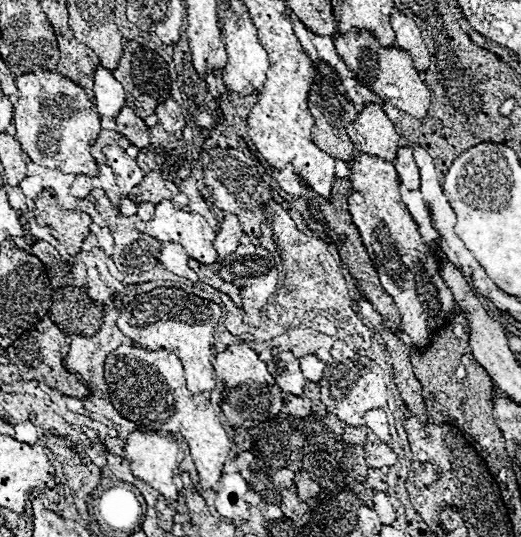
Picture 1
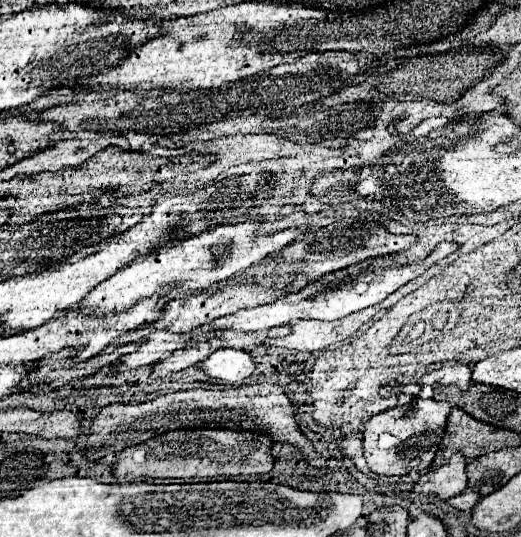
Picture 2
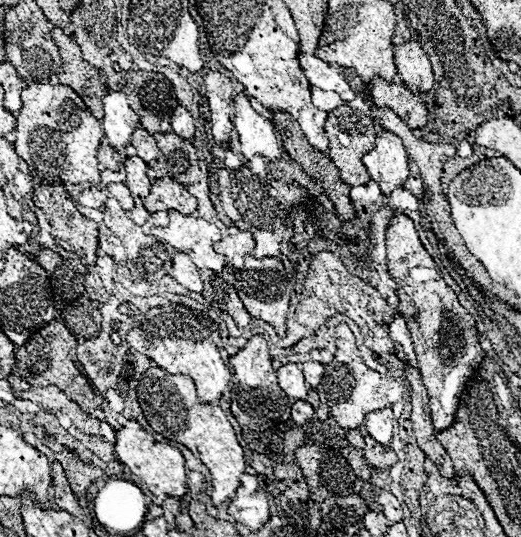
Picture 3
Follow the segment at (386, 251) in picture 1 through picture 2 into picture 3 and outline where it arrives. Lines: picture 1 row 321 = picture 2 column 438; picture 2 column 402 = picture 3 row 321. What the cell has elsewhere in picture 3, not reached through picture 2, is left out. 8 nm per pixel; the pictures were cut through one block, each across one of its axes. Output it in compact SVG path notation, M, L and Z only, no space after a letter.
M394 212L386 228L386 258L390 278L396 282L398 312L406 320L410 338L414 344L422 382L430 398L430 414L436 430L452 424L456 416L460 392L484 360L484 350L478 342L478 330L474 318L458 302L454 290L444 282L440 268L420 244L412 220L400 212Z

